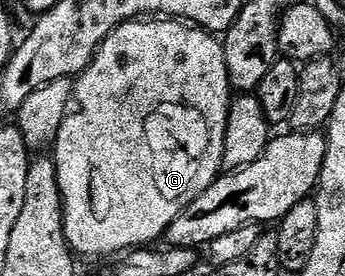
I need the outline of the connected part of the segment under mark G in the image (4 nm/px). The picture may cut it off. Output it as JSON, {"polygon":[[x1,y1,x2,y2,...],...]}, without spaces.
{"polygon":[[134,20,125,22,115,32,107,36,107,40,101,42,97,53,93,55,89,67,80,74,75,82,75,109,66,117,65,122,59,128,57,140,55,143,55,161,57,163,57,179,61,189,61,199,65,205,65,238,69,241,69,249,74,255,85,258,109,258,112,254,116,256,124,255,126,252,138,248,148,247,158,238,164,239,165,234,171,228,171,224,183,213,190,204,192,204,200,194,202,194,209,185,219,177,221,170,221,157,225,155,225,133,227,132,227,116,229,115,229,103,231,101,231,87,229,77,227,76,227,66,225,64,225,47,220,37,214,36,208,30,203,30,199,26,194,26,184,20]]}

